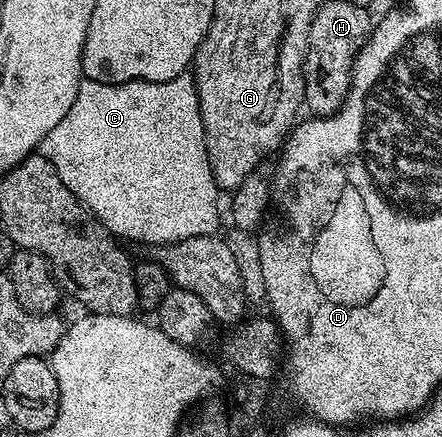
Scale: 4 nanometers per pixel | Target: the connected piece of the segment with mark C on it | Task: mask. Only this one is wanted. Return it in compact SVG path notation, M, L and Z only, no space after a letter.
M184 73L173 77L169 81L161 81L160 83L145 81L144 79L134 79L128 83L102 83L101 81L84 78L83 82L79 84L77 97L73 101L73 106L69 108L69 113L65 113L65 117L61 117L61 122L54 129L49 129L46 137L39 142L37 151L38 154L47 158L49 165L53 165L53 169L57 169L57 177L61 177L61 181L65 181L67 188L99 218L101 225L105 225L105 229L120 241L132 239L135 243L166 245L180 243L191 237L214 235L220 230L218 227L221 188L213 177L213 169L209 161L194 74Z

